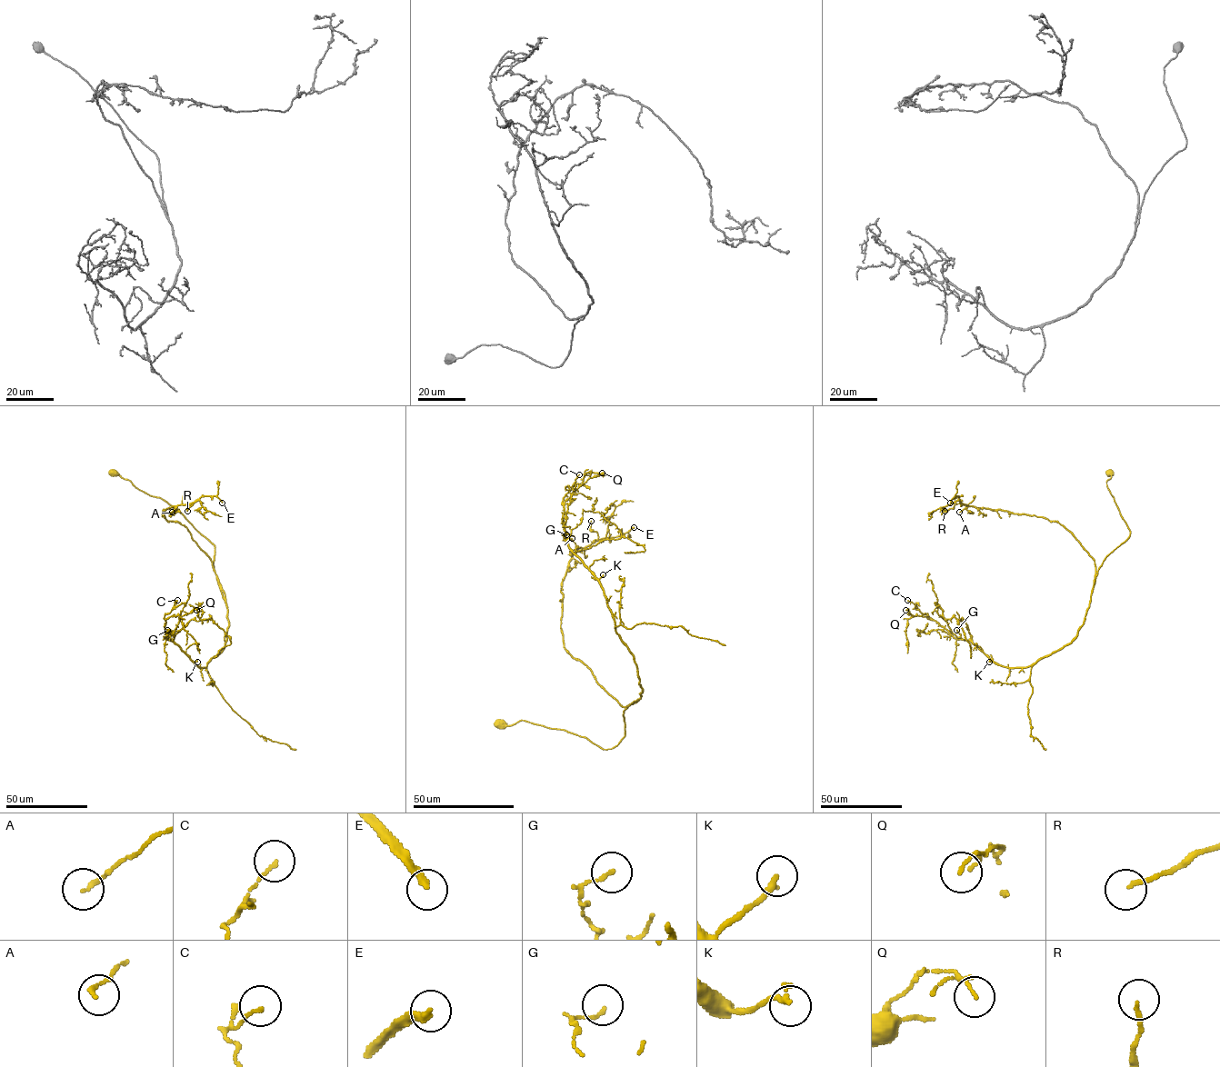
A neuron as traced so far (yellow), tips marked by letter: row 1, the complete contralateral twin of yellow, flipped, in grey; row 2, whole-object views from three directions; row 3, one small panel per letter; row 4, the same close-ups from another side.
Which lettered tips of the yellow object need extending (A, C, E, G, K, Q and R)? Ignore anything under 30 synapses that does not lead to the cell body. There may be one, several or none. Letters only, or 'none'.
E, R

